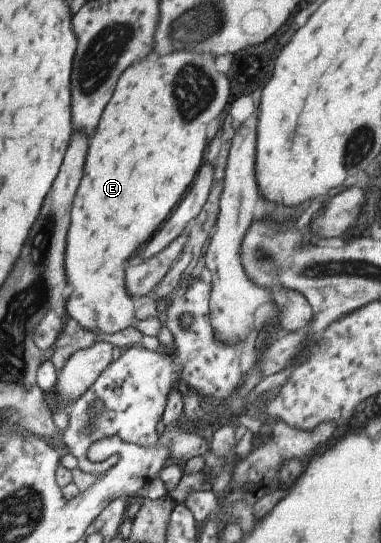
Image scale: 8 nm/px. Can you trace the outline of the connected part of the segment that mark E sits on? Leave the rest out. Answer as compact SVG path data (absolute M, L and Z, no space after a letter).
M181 50L181 52L167 54L167 56L159 56L155 60L148 56L139 60L139 62L133 62L133 66L129 66L121 74L115 85L111 100L109 100L103 116L101 116L101 122L99 122L99 126L97 126L93 136L89 139L89 150L87 150L83 180L81 180L81 186L77 190L77 196L75 196L75 202L73 202L73 208L71 208L71 228L69 228L69 236L67 236L67 252L64 254L64 263L66 281L73 288L73 292L61 308L65 317L77 320L79 326L83 326L85 330L103 332L103 334L115 334L115 332L131 328L137 323L135 320L135 299L127 292L123 264L129 258L134 257L141 247L153 238L158 228L165 222L166 218L169 218L175 206L184 197L190 184L194 182L193 178L195 178L195 174L197 174L204 162L203 157L207 148L207 126L209 126L211 120L219 118L221 112L228 108L229 96L231 96L231 84L226 76L223 76L221 72L217 72L215 58L209 56L209 54L197 54L197 52Z

